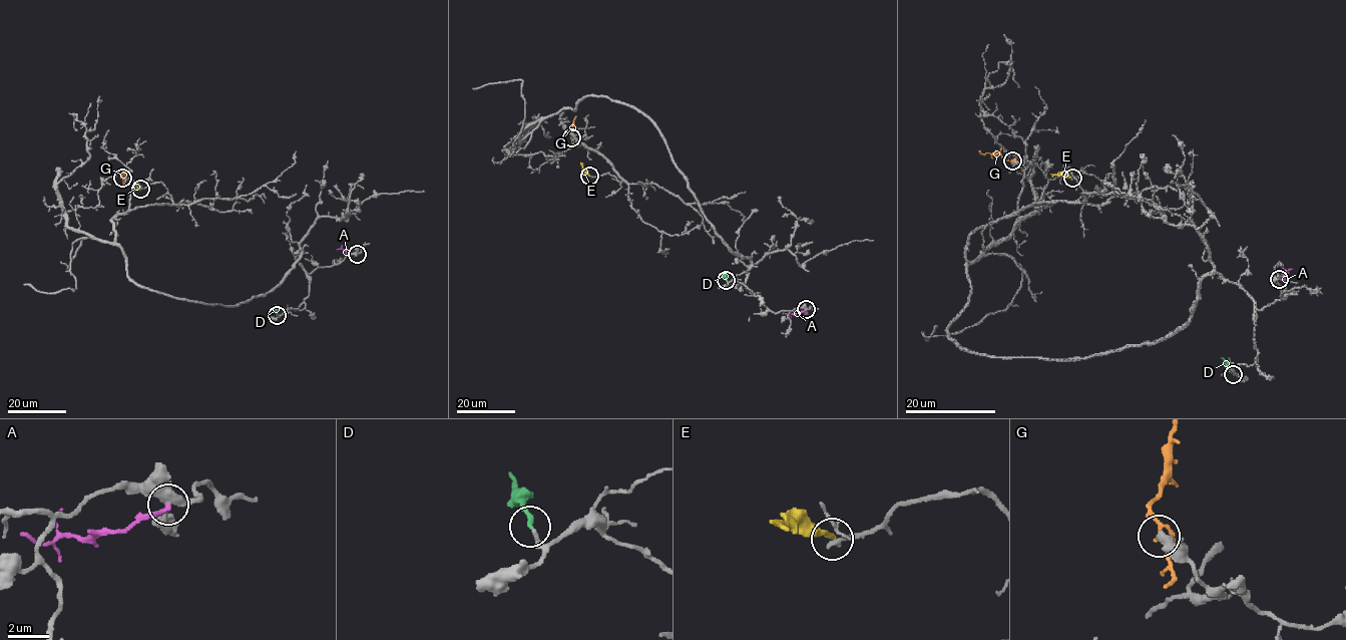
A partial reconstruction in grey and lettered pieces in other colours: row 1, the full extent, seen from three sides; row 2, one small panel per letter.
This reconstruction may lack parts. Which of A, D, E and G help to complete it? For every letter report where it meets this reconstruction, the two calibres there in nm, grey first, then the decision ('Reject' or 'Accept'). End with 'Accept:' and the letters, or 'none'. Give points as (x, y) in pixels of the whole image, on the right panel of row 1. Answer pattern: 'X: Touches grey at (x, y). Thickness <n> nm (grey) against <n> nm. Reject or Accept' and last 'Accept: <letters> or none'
A: Touches grey at (1279, 279). Thickness 400 nm (grey) against 200 nm. Reject
D: Touches grey at (1233, 374). Thickness 200 nm (grey) against 200 nm. Accept
E: Touches grey at (1072, 178). Thickness 260 nm (grey) against 240 nm. Reject
G: Touches grey at (1012, 161). Thickness 480 nm (grey) against 150 nm. Reject
Accept: D

